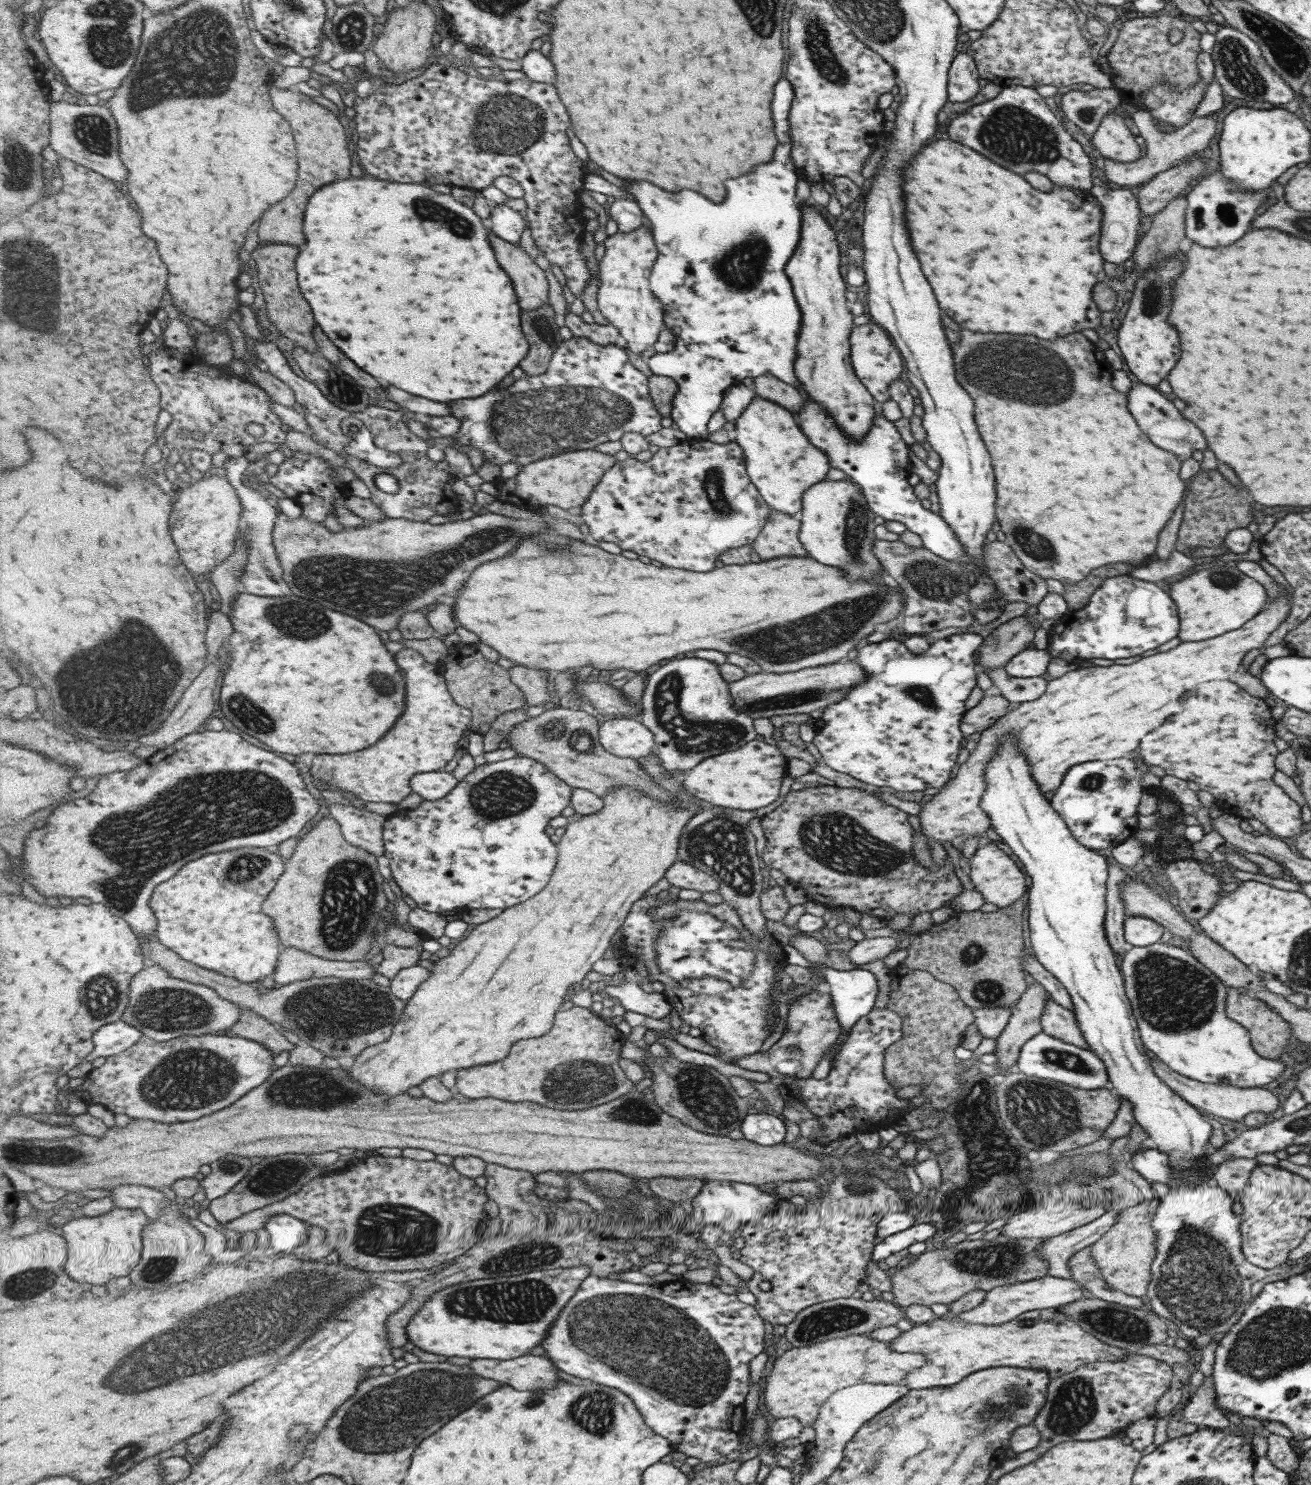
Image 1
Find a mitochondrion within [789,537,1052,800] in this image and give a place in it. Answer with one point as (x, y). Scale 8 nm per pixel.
(930, 579)

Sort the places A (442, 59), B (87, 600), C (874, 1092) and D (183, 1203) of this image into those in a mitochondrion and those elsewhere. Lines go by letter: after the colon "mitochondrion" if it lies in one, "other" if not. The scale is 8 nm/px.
A: other
B: other
C: other
D: other

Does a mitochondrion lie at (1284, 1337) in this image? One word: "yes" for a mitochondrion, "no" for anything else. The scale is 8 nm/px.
yes

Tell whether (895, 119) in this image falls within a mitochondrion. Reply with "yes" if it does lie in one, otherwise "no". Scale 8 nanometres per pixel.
no

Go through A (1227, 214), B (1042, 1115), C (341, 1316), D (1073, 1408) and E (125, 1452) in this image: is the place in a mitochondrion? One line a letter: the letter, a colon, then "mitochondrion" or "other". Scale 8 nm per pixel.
A: mitochondrion
B: mitochondrion
C: mitochondrion
D: mitochondrion
E: mitochondrion

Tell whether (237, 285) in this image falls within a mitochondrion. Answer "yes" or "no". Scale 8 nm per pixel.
no

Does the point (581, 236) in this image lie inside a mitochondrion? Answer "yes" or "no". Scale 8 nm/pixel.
no

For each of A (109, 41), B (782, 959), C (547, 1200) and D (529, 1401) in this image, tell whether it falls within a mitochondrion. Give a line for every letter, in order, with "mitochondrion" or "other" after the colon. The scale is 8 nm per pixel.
A: mitochondrion
B: other
C: other
D: mitochondrion

